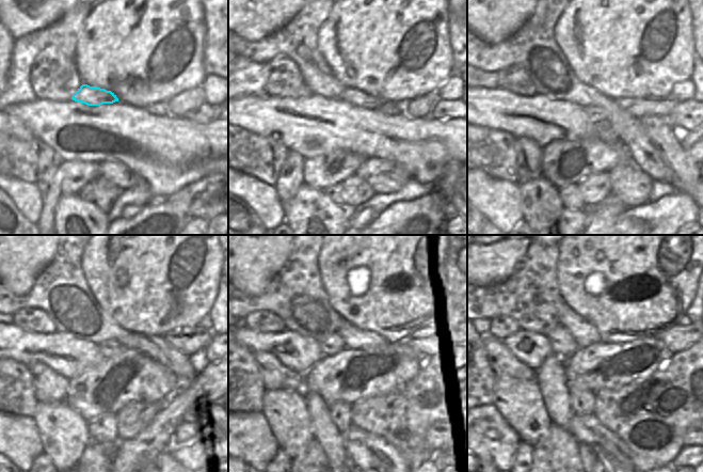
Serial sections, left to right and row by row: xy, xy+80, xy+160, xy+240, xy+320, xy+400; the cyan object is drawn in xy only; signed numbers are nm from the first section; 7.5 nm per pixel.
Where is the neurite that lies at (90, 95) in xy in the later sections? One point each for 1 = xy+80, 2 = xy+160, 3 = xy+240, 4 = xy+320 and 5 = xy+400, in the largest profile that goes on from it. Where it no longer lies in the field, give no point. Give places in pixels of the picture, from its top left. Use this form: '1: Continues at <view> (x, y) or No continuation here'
1: Continues at xy+80 (353, 96)
2: Continues at xy+160 (649, 106)
3: Continues at xy+240 (192, 342)
4: Continues at xy+320 (435, 340)
5: Continues at xy+400 (678, 337).

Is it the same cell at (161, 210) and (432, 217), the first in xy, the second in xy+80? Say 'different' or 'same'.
same

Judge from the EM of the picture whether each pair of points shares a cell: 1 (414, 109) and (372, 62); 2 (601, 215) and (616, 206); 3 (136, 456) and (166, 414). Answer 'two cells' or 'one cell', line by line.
1: two cells
2: one cell
3: one cell

